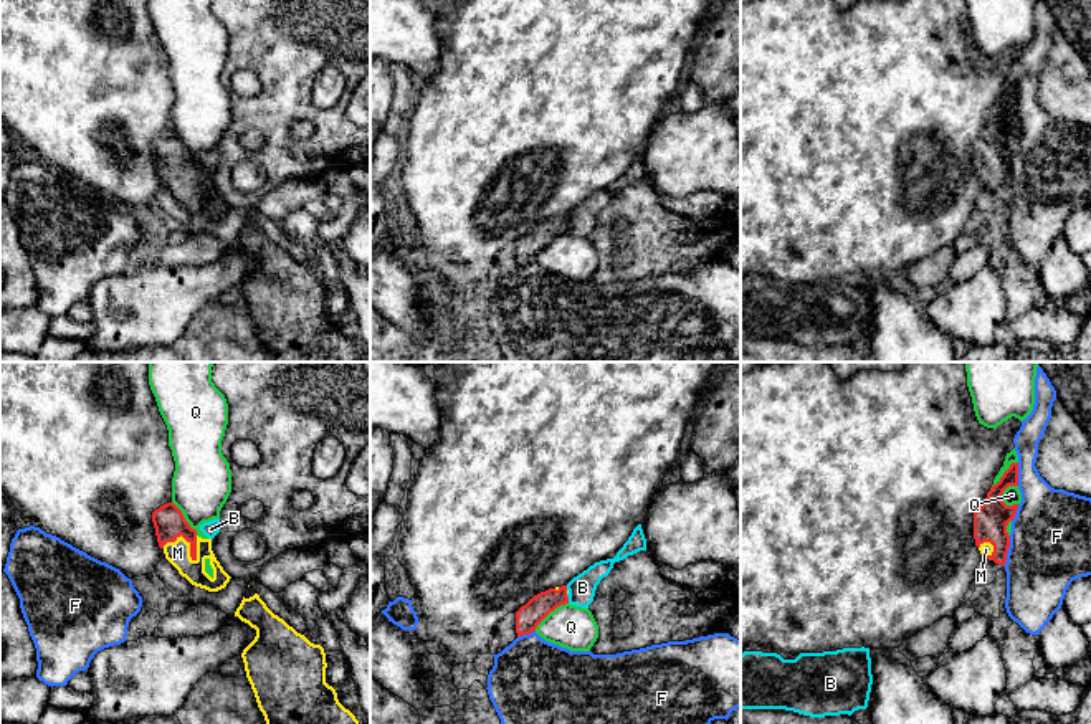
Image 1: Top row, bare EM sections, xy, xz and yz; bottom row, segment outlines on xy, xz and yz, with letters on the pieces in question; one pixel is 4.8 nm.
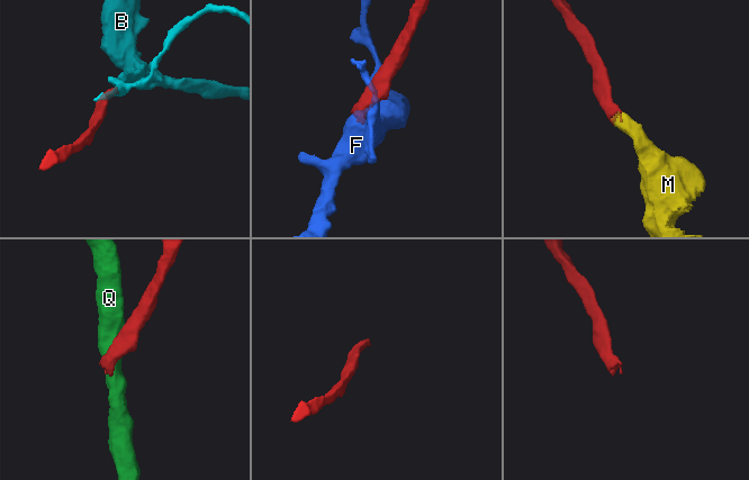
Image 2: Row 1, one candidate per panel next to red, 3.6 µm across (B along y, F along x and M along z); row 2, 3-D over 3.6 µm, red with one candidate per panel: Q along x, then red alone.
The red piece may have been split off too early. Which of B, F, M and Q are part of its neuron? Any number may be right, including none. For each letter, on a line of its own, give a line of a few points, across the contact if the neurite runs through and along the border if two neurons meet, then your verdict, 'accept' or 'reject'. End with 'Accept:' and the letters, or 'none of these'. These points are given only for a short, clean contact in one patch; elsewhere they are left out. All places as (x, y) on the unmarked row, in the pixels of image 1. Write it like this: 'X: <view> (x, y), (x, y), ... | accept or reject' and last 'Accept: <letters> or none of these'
B: xz (566, 223), (569, 232) | reject
F: reject
M: xy (169, 152), (190, 179), (177, 182) | accept
Q: reject
Accept: M

